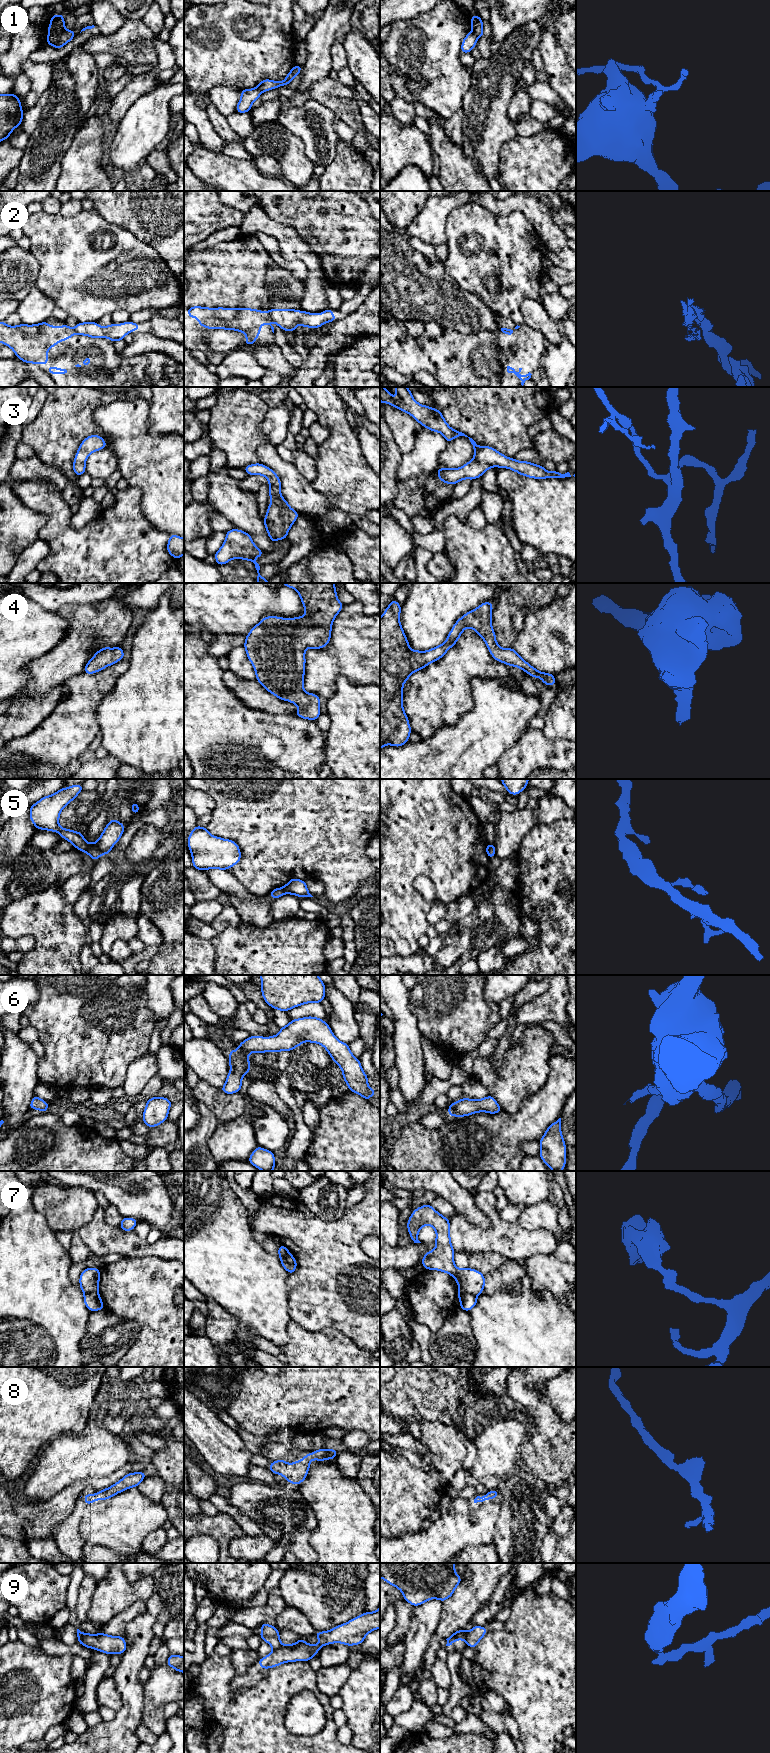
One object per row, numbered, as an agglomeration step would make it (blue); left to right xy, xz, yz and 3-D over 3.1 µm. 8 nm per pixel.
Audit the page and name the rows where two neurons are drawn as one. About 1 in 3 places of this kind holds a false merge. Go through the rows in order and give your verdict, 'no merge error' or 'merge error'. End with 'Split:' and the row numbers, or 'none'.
1: merge error
2: merge error
3: merge error
4: no merge error
5: merge error
6: no merge error
7: merge error
8: no merge error
9: merge error
Split: 1, 2, 3, 5, 7, 9

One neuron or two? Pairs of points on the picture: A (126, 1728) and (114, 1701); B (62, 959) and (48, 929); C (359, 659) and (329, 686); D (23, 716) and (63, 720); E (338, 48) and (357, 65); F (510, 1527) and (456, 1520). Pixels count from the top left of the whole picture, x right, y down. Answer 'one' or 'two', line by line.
A: two
B: one
C: one
D: two
E: two
F: two

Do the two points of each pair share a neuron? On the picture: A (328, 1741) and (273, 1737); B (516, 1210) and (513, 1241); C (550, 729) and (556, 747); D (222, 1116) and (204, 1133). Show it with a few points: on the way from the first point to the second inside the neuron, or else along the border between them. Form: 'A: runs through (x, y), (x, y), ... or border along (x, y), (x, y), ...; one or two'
A: runs through (314, 1742), (287, 1742); one
B: border along (498, 1211), (503, 1219), (516, 1221); two
C: border along (541, 729), (548, 737), (565, 739); two
D: border along (203, 1102), (218, 1123); two

